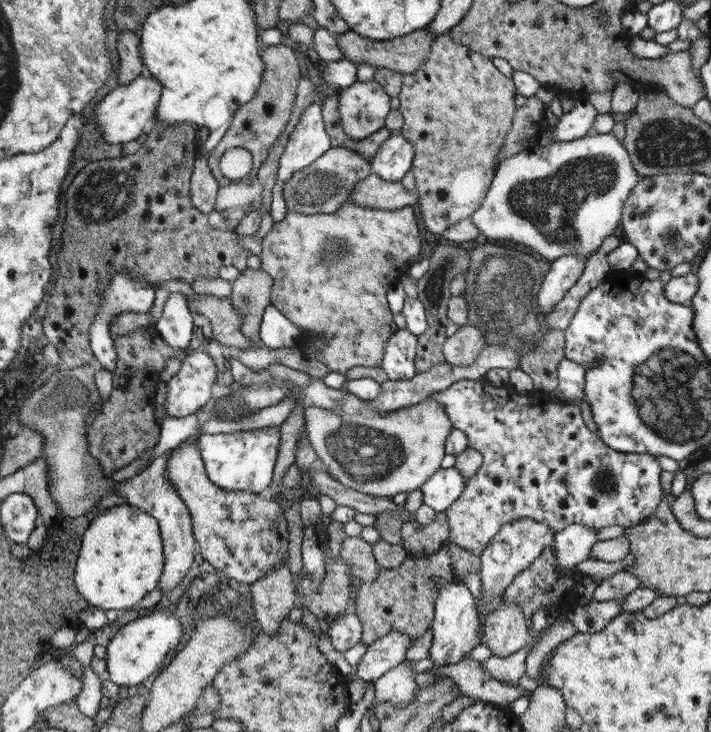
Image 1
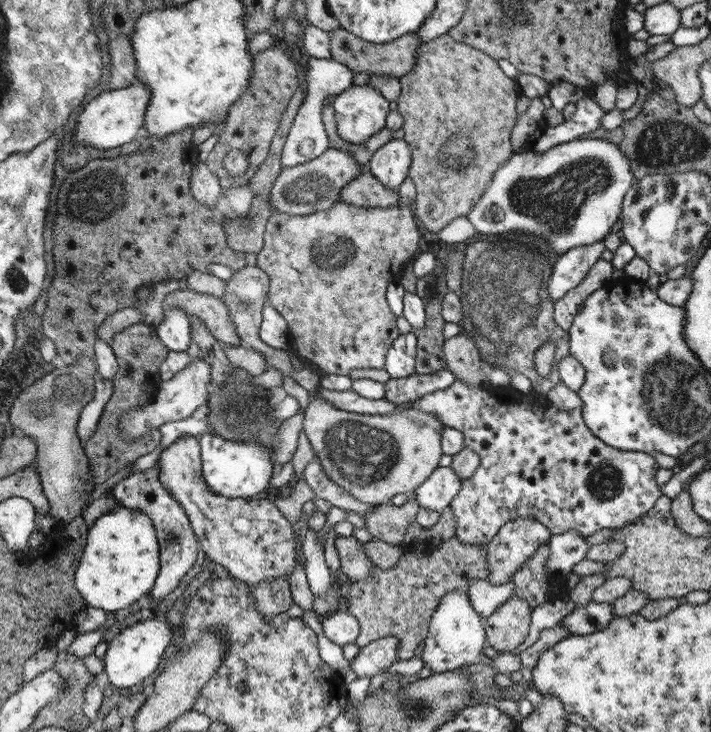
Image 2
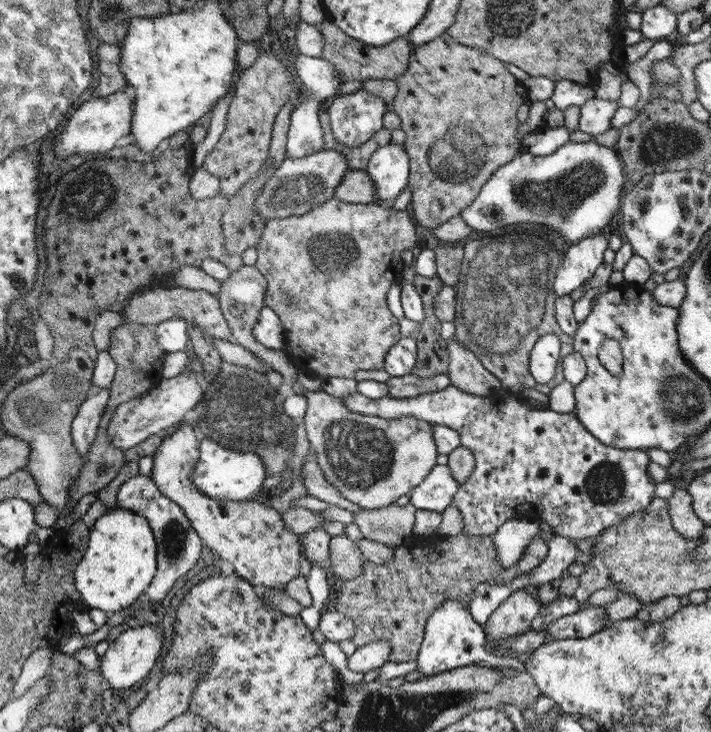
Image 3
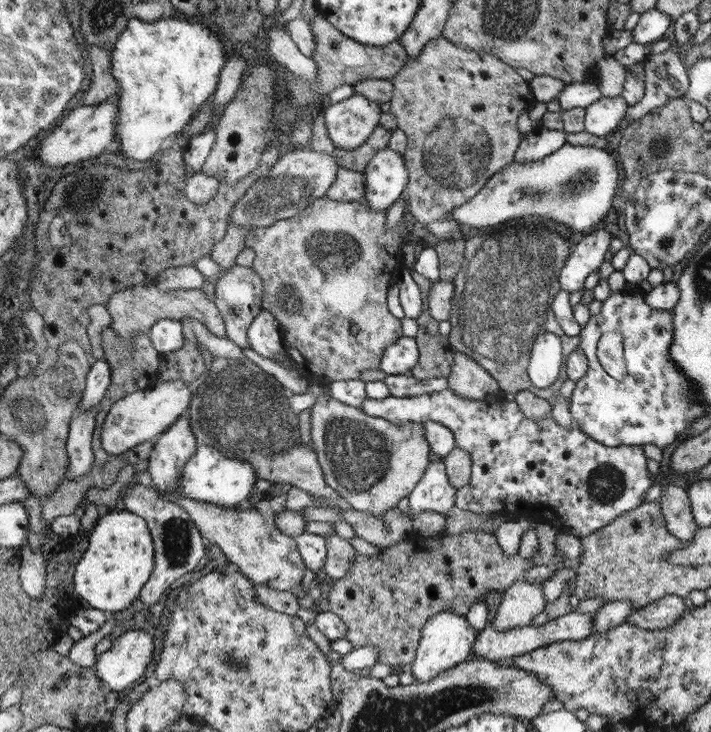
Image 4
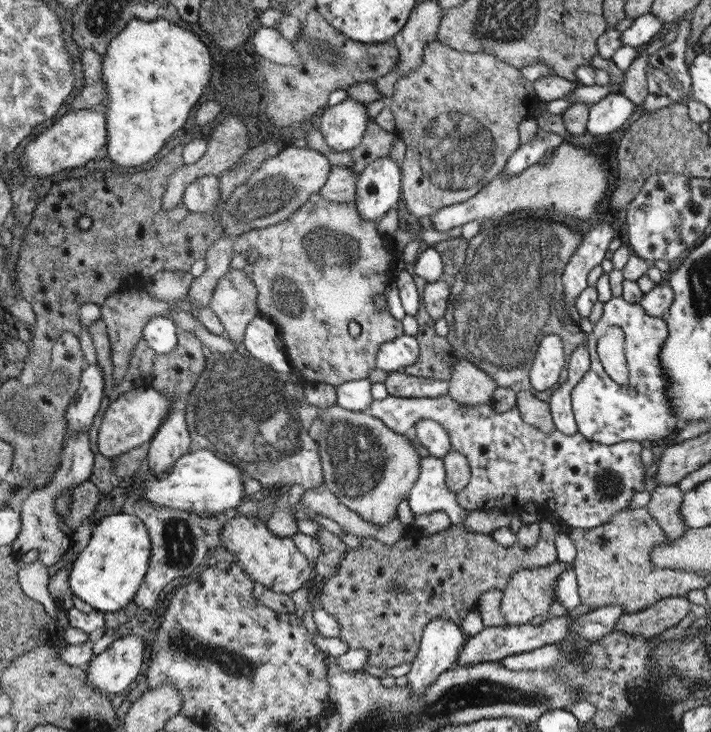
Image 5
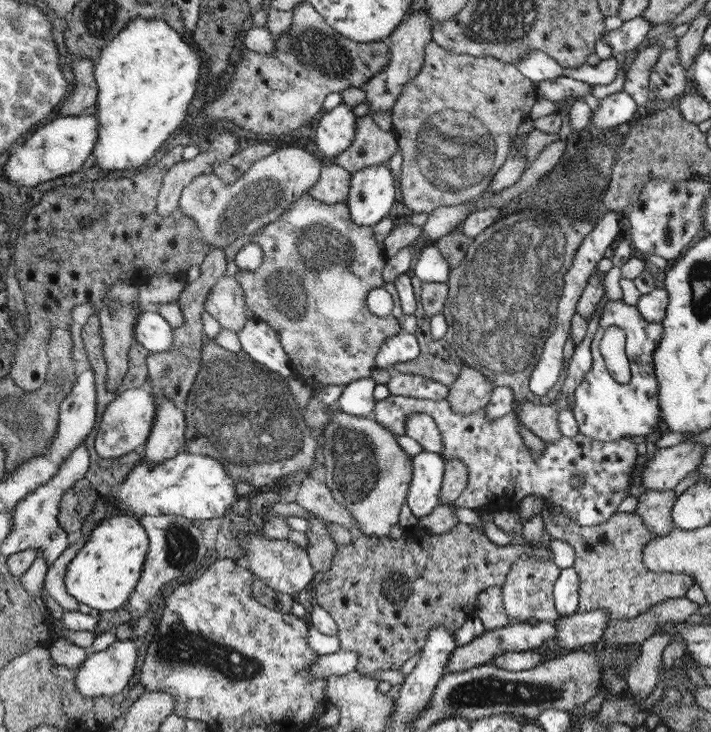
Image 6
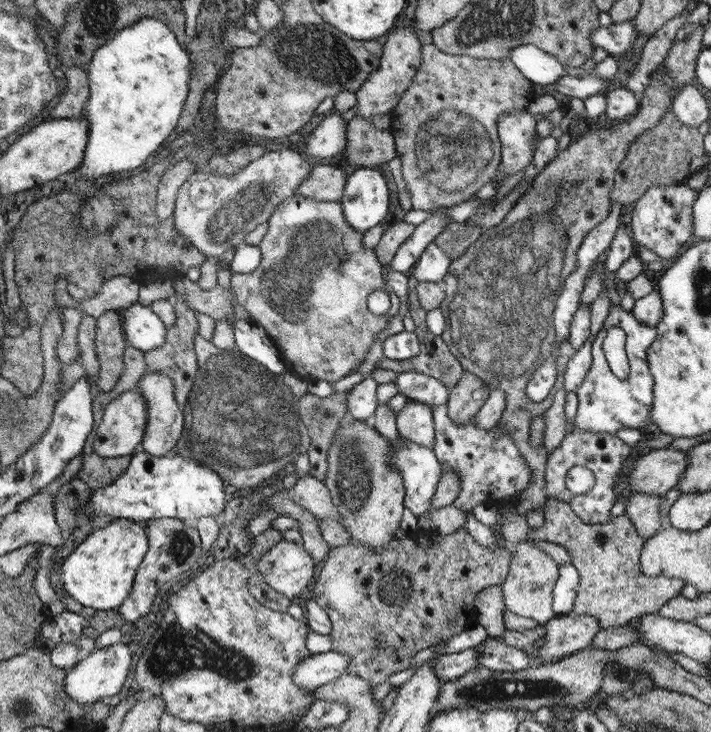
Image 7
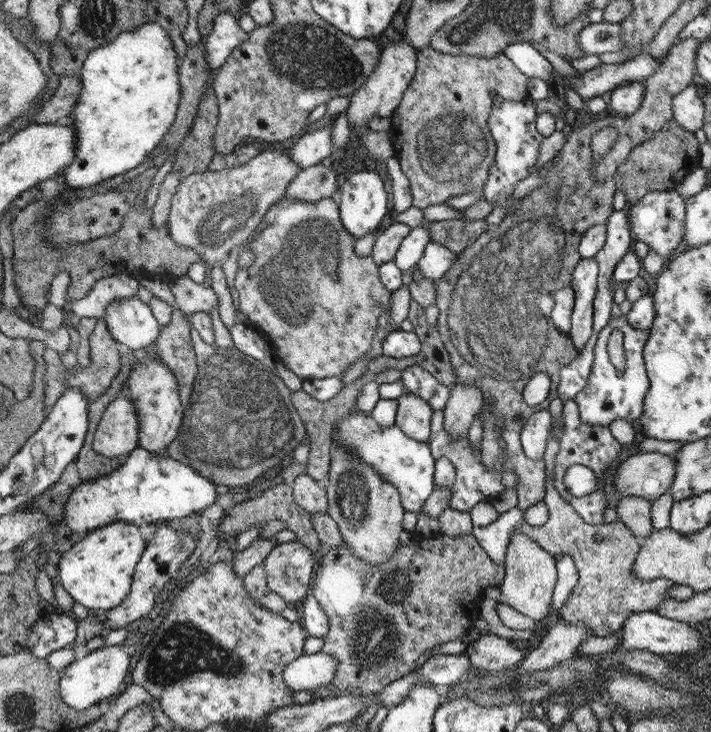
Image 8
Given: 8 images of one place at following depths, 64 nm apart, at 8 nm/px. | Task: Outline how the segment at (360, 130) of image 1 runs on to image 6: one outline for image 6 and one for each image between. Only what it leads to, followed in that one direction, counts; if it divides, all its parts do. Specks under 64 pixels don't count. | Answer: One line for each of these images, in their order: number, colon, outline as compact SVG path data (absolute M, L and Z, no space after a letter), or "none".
2: M371 84L349 86L335 96L335 120L339 136L351 144L363 144L387 122L389 100Z
3: M367 90L333 96L329 112L335 138L351 148L367 144L367 140L383 128L383 116L387 114L385 106L387 102Z
4: M353 94L341 102L323 108L325 128L339 148L359 148L371 138L371 132L379 126L381 110L377 100L369 100L363 94Z
5: M353 98L329 106L317 120L327 146L335 152L347 152L359 146L371 122L373 118L367 114L367 104Z
6: M339 104L335 106L333 110L325 112L319 122L317 122L317 128L315 128L315 146L317 150L327 158L331 156L337 156L337 154L343 154L353 142L355 142L355 134L357 134L357 128L359 128L359 116L355 114L355 106L351 104Z

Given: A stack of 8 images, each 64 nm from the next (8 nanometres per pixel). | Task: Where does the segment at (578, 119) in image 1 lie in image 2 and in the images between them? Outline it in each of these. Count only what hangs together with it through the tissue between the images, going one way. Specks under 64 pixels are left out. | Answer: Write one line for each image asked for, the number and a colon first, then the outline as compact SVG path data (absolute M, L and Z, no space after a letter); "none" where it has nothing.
2: M583 96L575 102L575 112L569 118L563 118L561 124L535 132L531 140L535 140L535 148L539 152L545 152L557 144L567 144L573 140L579 140L601 126L601 118L605 116L605 110L599 108L589 96Z

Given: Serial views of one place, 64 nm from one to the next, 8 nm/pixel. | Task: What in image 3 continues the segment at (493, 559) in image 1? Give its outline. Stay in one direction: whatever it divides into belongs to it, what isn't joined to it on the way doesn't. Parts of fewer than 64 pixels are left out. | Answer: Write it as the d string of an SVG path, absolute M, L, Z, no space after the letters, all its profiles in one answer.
M509 520L491 538L493 552L503 570L519 564L527 546L533 540L543 540L543 530L535 520Z

